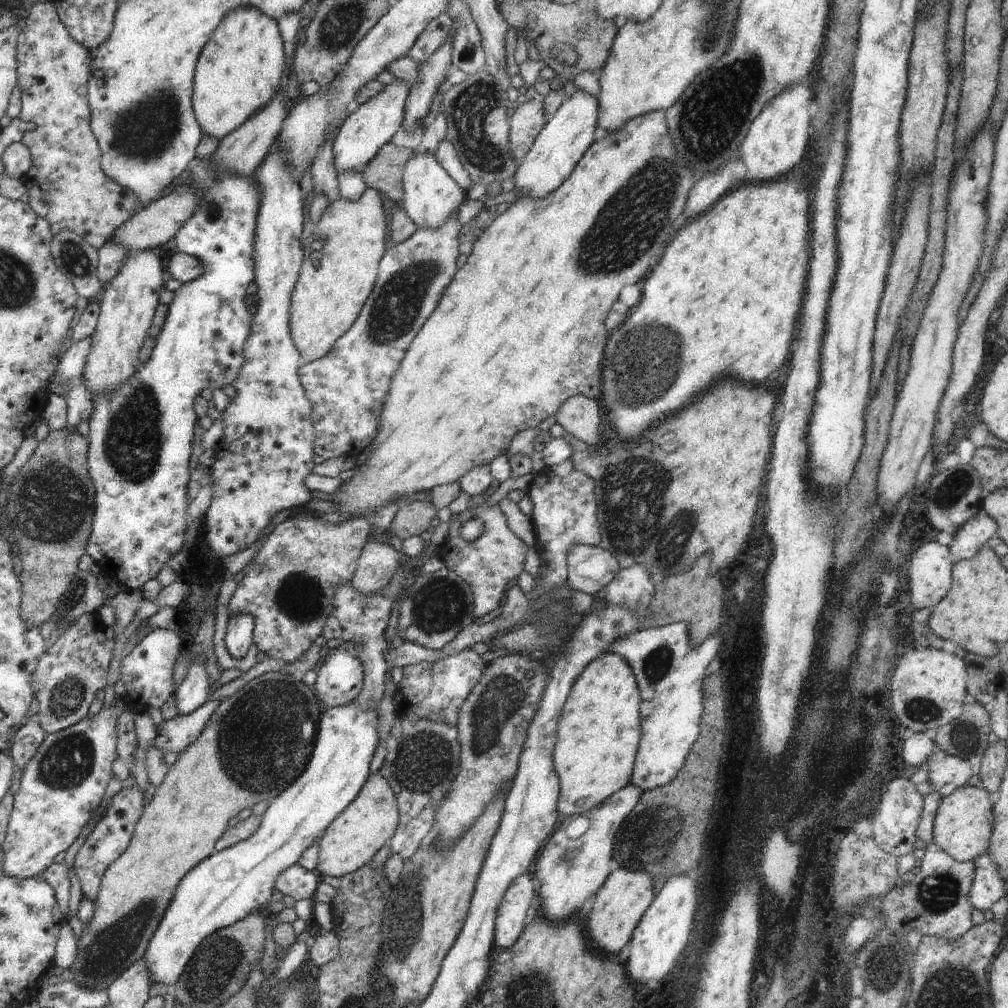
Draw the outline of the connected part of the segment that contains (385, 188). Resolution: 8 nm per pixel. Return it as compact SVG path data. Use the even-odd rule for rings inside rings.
M385 144L365 166L362 174L368 189L376 189L396 202L402 202L405 192L403 172L406 163L416 154L412 149Z

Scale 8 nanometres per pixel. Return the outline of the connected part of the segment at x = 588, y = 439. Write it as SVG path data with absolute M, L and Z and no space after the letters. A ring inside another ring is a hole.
M582 395L569 398L555 414L557 423L566 433L594 448L601 446L602 416L598 400Z

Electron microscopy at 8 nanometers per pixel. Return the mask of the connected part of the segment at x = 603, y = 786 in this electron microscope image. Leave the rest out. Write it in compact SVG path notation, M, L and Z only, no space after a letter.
M602 654L599 657L596 657L580 671L580 674L576 677L576 680L572 683L566 702L561 710L559 721L557 722L557 739L554 747L554 753L552 753L554 770L559 778L559 799L557 802L557 807L559 812L566 814L562 820L569 820L576 818L578 815L587 814L589 810L592 810L595 806L598 806L601 802L604 802L607 798L610 798L615 792L618 792L625 786L629 785L635 756L637 753L637 746L639 745L641 735L640 701L641 698L639 695L639 688L633 676L632 669L620 655Z

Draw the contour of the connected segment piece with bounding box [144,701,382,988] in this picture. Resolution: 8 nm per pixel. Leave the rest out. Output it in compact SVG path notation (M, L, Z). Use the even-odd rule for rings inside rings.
M355 701L341 707L323 708L318 719L316 742L313 746L310 762L306 770L288 786L268 806L261 817L261 825L247 839L237 842L231 847L211 854L192 870L189 870L178 883L174 896L163 914L159 927L150 939L145 952L153 984L169 984L173 988L175 982L190 962L193 952L202 941L217 930L229 927L245 919L249 914L268 915L268 905L278 897L275 888L276 879L287 868L298 864L300 856L308 846L312 846L332 821L358 796L361 788L370 779L370 765L378 744L377 707L364 709Z

